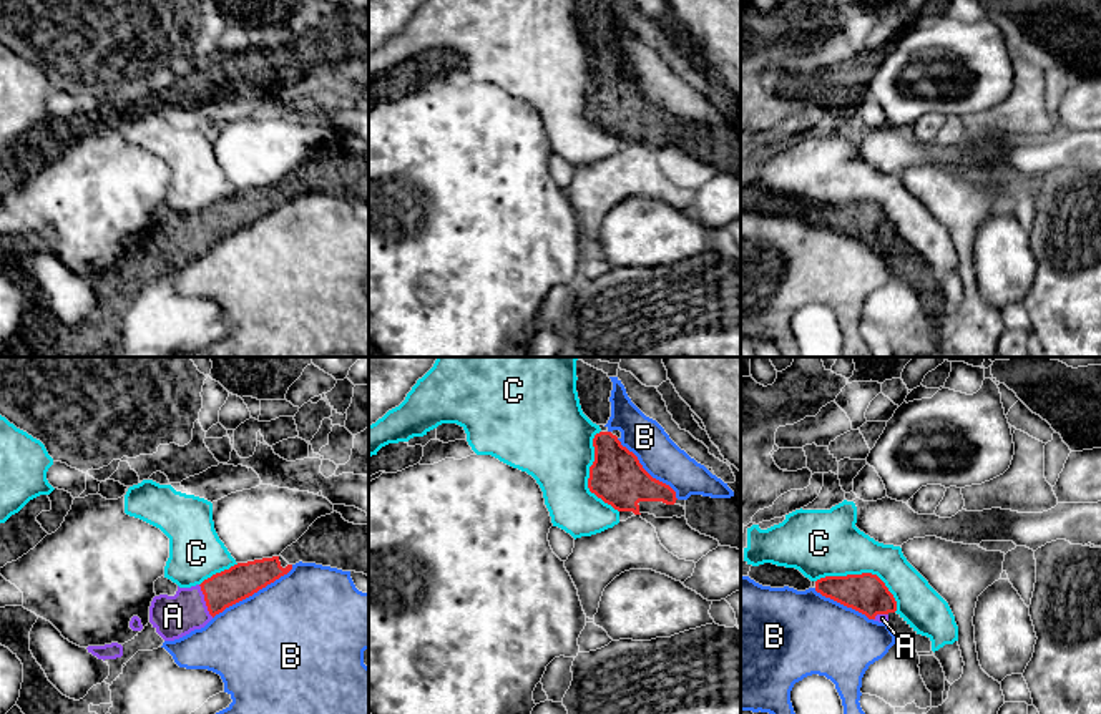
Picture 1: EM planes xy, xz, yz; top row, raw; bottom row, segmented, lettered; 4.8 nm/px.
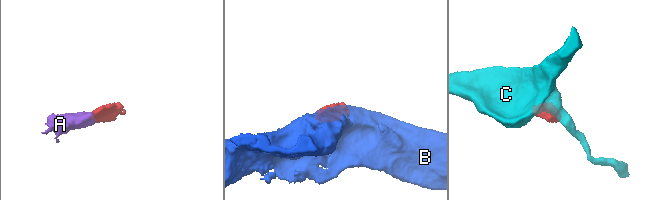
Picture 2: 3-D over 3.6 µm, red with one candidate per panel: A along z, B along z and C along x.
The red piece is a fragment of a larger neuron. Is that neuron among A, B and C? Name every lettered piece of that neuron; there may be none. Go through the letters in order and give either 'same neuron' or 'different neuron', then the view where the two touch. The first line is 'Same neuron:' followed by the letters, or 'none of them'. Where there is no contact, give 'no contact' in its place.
Same neuron: A
A: same neuron; contact in xy
B: different neuron; contact in xy
C: different neuron; contact in yz

